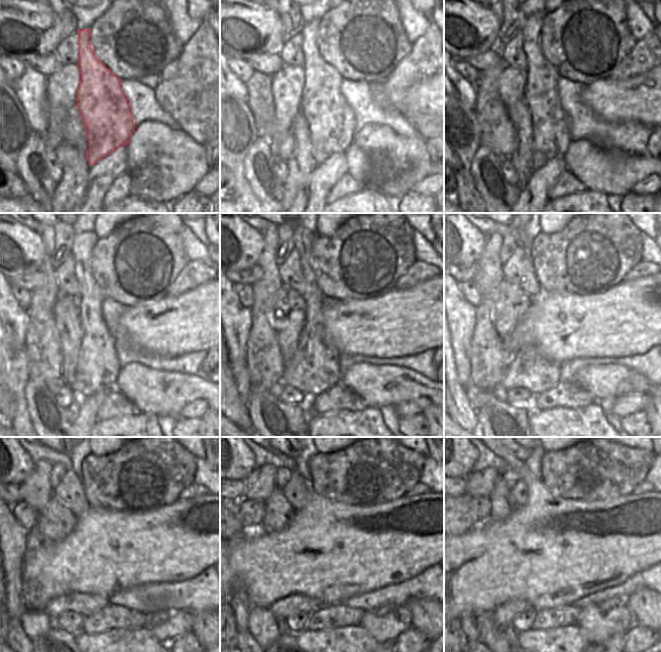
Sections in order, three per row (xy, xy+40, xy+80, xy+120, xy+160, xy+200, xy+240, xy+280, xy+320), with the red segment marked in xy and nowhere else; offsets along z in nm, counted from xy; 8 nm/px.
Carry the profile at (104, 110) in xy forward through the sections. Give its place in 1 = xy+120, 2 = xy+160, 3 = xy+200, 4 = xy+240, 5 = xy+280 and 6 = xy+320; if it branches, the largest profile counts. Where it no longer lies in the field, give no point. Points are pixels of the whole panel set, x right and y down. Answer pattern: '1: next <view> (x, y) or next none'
1: next xy+120 (98, 366)
2: next xy+160 (314, 368)
3: next xy+200 (529, 370)
4: next xy+240 (84, 604)
5: next xy+280 (283, 608)
6: next xy+320 (503, 615)

